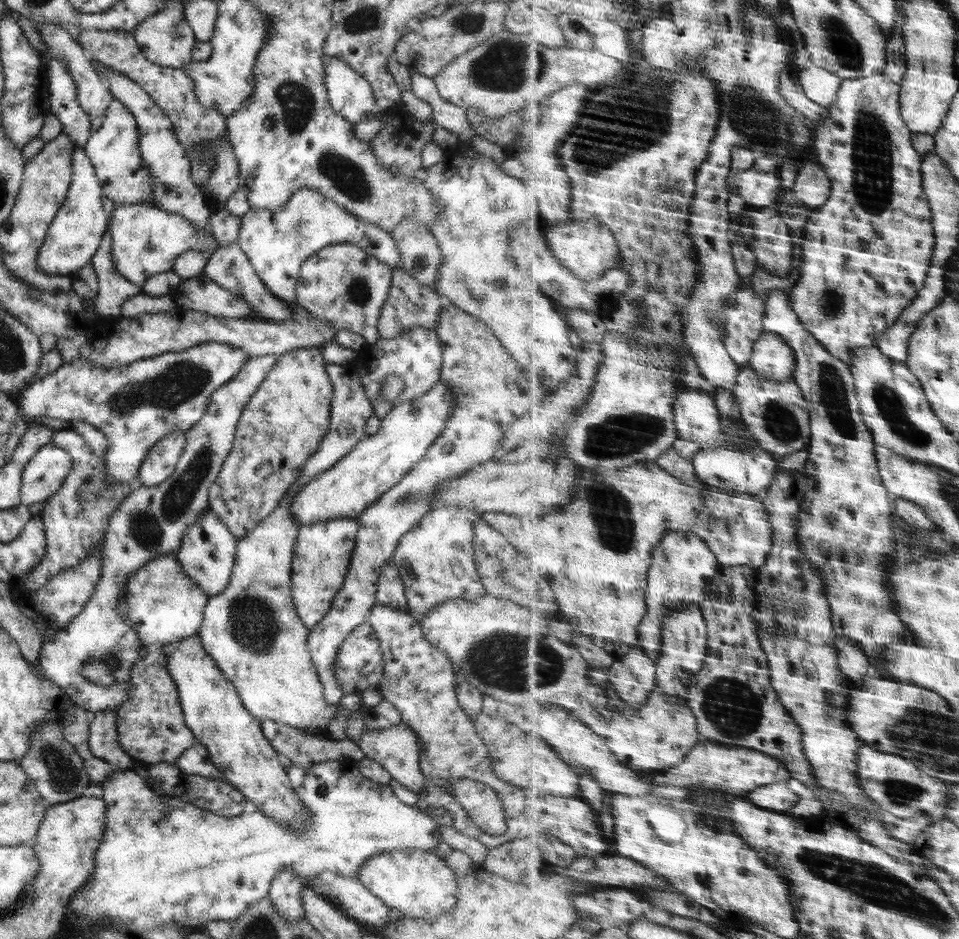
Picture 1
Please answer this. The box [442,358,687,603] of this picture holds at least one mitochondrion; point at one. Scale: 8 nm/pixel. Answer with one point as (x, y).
(622, 435)

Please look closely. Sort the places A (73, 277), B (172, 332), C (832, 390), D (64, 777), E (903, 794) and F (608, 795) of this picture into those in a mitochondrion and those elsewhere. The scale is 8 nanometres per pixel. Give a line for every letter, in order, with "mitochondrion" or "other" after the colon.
A: other
B: other
C: mitochondrion
D: mitochondrion
E: mitochondrion
F: other

